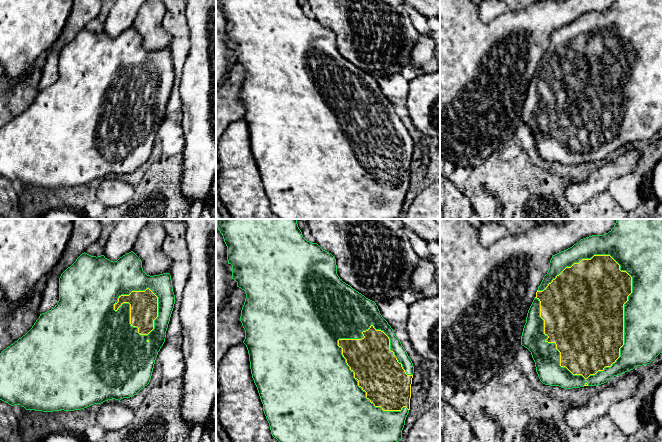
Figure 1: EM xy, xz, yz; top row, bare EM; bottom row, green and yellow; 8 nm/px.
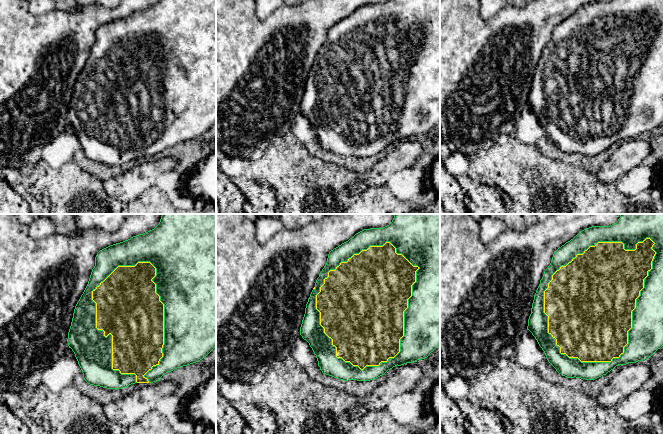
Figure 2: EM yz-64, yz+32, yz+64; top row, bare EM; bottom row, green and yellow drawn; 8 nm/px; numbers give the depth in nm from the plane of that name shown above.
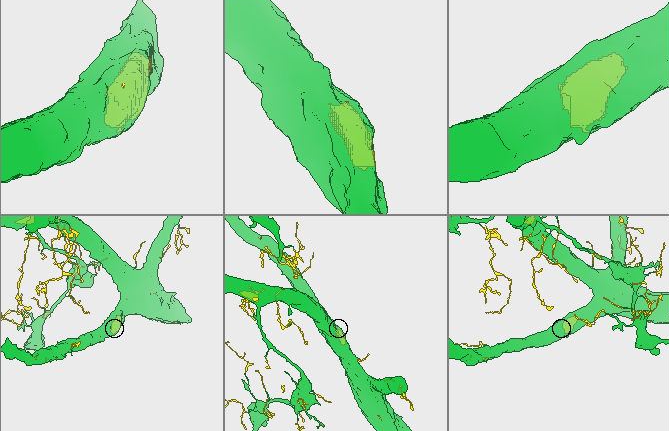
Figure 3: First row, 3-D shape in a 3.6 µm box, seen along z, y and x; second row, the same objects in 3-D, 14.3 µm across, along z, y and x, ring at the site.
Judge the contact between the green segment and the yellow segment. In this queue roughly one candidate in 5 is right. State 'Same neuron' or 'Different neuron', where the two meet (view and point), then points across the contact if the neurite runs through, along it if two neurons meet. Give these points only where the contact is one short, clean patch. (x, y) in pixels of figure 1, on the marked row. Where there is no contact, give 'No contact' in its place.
Same neuron. Touches green at yz (624, 321)

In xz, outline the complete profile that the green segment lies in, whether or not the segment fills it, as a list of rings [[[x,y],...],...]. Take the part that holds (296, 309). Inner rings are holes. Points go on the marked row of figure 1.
[[[217,219],[217,228],[227,246],[232,279],[245,291],[246,298],[240,321],[245,339],[252,378],[257,387],[271,434],[279,442],[399,442],[410,410],[414,366],[393,329],[382,317],[376,303],[342,281],[337,274],[335,257],[317,243],[307,241],[297,219]]]

